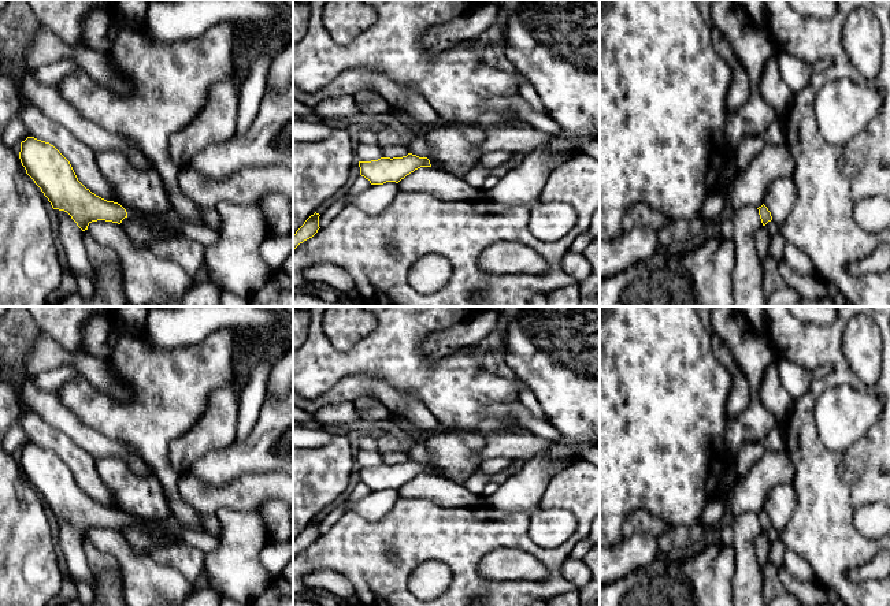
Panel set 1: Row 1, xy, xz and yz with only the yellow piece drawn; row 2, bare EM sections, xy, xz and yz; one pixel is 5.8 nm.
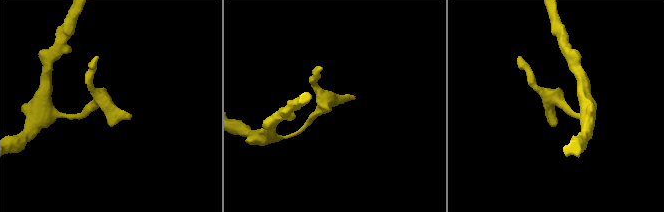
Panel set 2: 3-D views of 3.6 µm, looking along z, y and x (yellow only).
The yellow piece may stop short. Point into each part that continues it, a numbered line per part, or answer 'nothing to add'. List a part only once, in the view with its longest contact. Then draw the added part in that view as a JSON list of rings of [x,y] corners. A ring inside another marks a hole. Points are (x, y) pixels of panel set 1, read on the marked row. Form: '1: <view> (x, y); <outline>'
1: xy (203, 234); [[[123,207],[129,219],[162,219],[168,224],[173,224],[181,231],[181,238],[190,239],[201,243],[204,248],[212,245],[219,235],[218,230],[214,230],[207,223],[196,223],[183,218],[173,207],[162,213],[142,213],[141,211]]]

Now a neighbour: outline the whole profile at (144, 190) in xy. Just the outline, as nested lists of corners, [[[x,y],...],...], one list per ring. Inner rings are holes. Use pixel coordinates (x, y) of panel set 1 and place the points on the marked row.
[[[122,149],[96,153],[96,163],[122,207],[142,213],[162,213],[171,208],[167,187],[155,168],[136,168]]]

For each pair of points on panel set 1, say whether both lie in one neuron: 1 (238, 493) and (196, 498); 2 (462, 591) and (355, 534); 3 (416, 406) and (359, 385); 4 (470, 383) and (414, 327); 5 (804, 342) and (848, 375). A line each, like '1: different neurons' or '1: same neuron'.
1: same neuron
2: same neuron
3: same neuron
4: same neuron
5: same neuron

